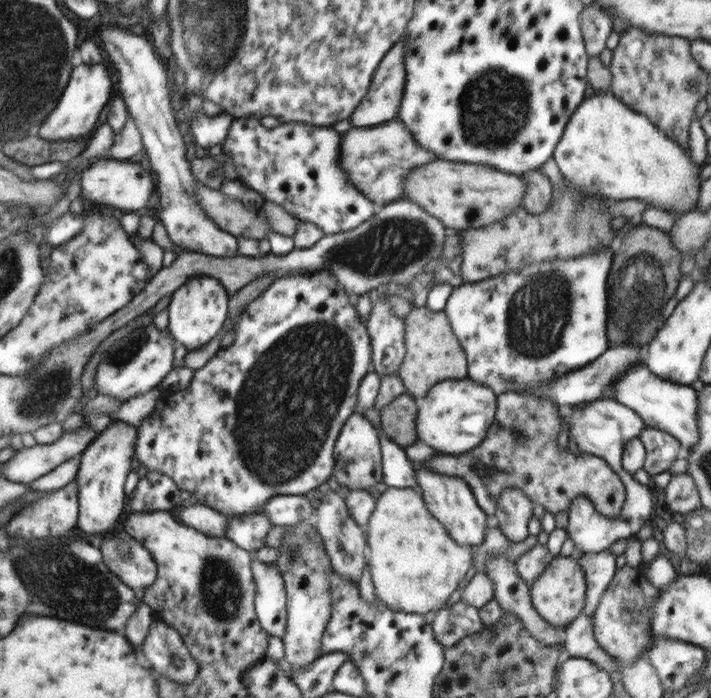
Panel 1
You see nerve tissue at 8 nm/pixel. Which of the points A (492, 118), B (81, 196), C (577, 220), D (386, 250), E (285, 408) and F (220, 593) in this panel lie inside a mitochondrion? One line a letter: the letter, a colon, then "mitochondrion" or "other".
A: mitochondrion
B: other
C: mitochondrion
D: mitochondrion
E: mitochondrion
F: mitochondrion

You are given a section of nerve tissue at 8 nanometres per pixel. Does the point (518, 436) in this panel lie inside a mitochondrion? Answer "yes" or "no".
yes

